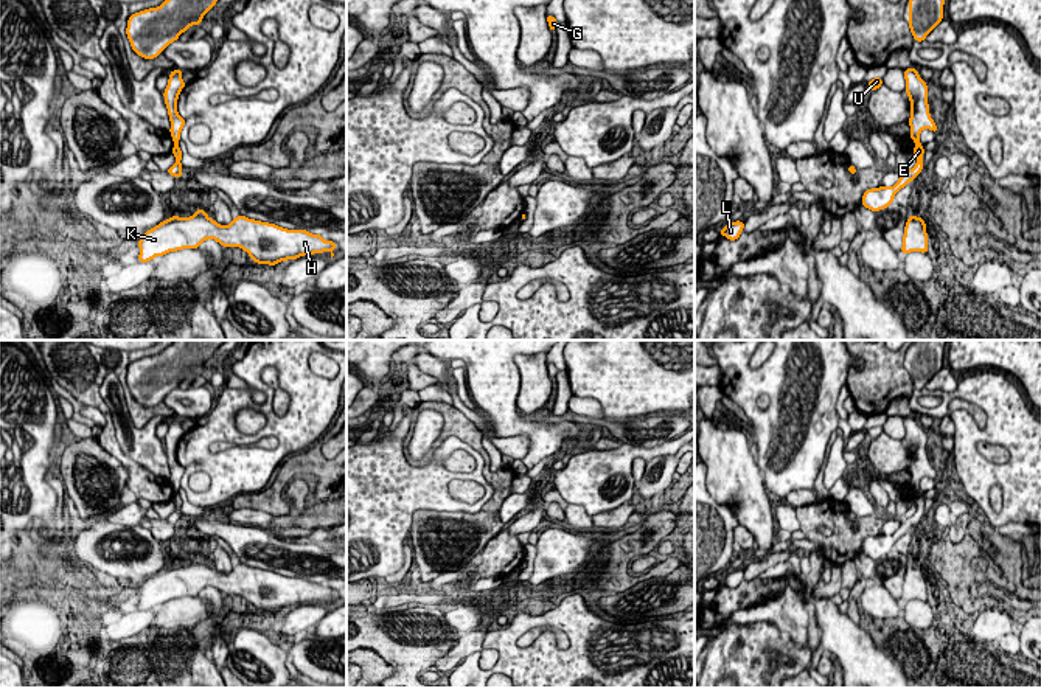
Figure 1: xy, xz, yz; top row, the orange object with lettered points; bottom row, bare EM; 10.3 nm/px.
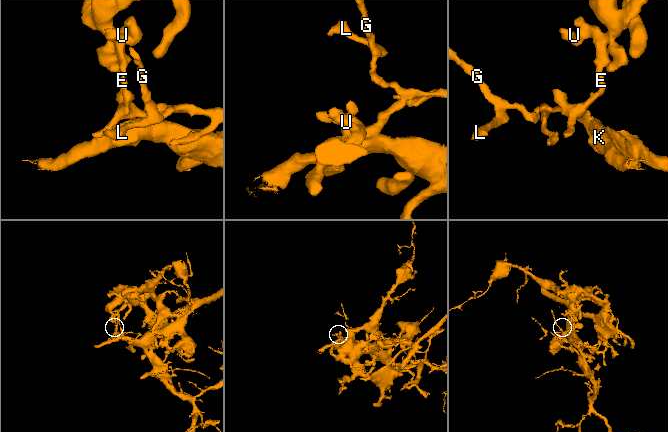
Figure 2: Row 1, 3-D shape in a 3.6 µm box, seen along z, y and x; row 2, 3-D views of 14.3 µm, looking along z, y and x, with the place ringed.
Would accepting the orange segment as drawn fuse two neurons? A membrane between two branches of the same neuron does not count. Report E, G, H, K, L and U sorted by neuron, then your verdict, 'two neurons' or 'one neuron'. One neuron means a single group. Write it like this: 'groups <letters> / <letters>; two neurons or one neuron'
groups E G H K L / U; two neurons

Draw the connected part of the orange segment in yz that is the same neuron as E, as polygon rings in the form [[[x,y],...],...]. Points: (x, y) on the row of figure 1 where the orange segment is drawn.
[[[921,143],[915,144],[914,154],[917,157],[915,166],[909,171],[903,169],[901,177],[898,179],[898,182],[892,188],[879,186],[879,188],[875,188],[875,189],[870,188],[870,189],[864,191],[861,203],[865,208],[869,208],[875,213],[887,208],[890,203],[893,203],[895,194],[921,172],[921,169],[923,169],[923,154],[924,154]]]

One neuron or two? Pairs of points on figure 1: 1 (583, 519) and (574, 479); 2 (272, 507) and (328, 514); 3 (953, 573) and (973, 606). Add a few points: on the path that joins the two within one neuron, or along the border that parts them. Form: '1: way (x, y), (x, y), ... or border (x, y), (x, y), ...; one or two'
1: border (569, 502), (578, 503), (591, 517); two
2: border (328, 497), (322, 502); two
3: way (959, 581), (959, 590), (965, 598); one

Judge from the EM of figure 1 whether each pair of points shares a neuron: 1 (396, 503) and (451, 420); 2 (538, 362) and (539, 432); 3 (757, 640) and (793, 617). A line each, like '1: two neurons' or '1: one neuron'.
1: two neurons
2: two neurons
3: two neurons

